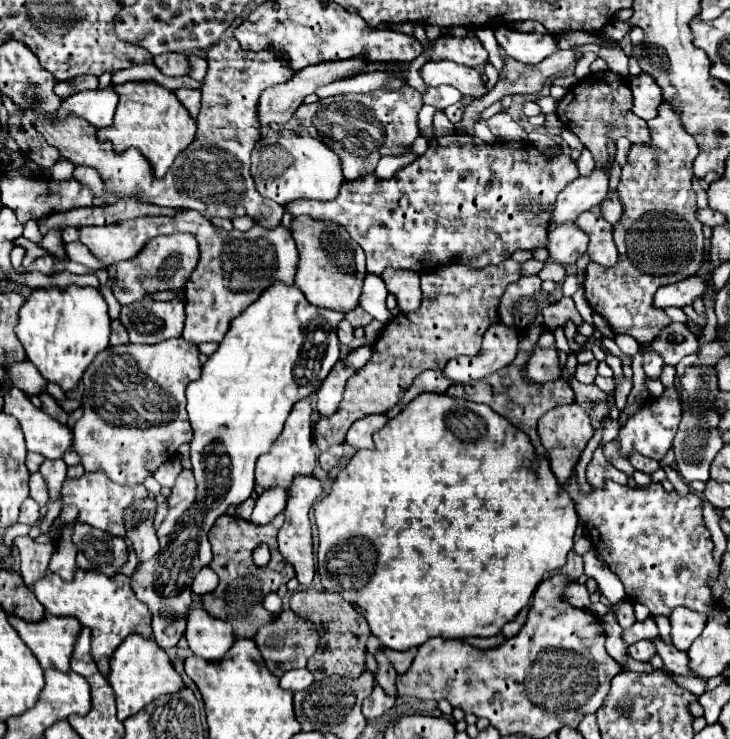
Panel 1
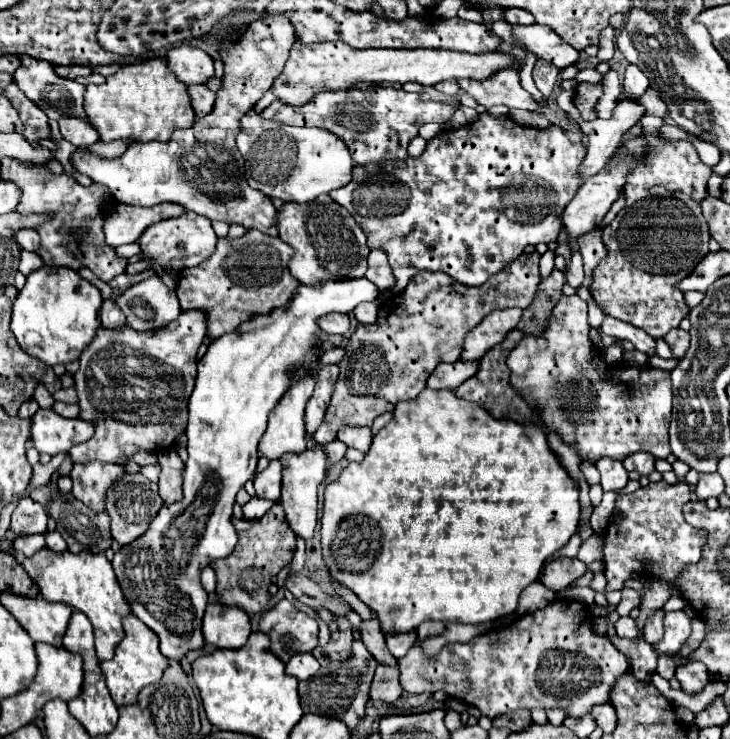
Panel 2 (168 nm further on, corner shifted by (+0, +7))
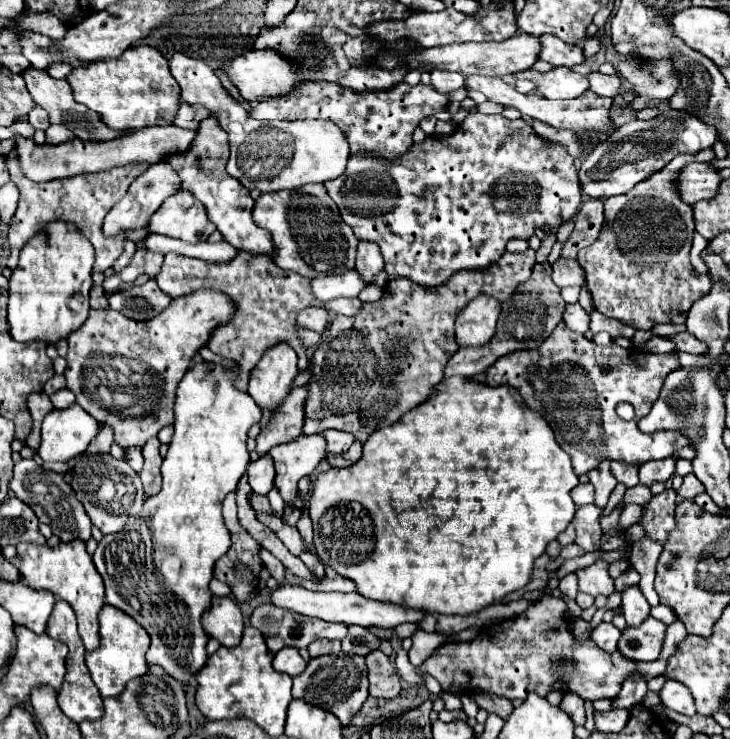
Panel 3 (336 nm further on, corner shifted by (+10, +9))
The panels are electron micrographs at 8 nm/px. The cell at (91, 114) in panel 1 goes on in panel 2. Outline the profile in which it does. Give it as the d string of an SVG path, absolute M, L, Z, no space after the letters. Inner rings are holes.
M68 117L68 119L60 119L60 133L66 141L70 141L74 147L90 147L98 141L98 133L94 131L94 127L90 127L90 123L82 121L80 117Z

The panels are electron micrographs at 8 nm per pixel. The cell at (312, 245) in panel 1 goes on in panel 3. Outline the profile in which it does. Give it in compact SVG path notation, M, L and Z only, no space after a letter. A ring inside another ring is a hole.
M318 185L302 187L298 191L284 189L276 193L262 193L254 203L252 219L258 227L264 227L272 235L276 245L274 261L282 269L290 269L306 277L326 277L354 267L358 239L354 237L352 227L342 221L324 185L322 193Z

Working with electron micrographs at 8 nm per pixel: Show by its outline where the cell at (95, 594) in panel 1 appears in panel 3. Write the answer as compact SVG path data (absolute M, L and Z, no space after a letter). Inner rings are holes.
M68 541L56 547L36 545L36 543L20 543L16 545L16 557L12 557L12 565L26 579L32 589L46 589L66 603L70 603L78 617L78 633L84 641L86 649L96 649L100 643L98 637L98 609L106 605L104 601L104 583L100 581L100 573L92 565L92 557L86 551L84 541Z

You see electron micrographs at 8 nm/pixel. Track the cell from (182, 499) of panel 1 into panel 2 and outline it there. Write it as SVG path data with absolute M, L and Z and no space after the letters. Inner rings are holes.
M170 447L170 451L158 453L158 463L162 467L160 481L158 481L158 493L162 495L166 505L180 501L182 499L182 473L184 473L182 459Z

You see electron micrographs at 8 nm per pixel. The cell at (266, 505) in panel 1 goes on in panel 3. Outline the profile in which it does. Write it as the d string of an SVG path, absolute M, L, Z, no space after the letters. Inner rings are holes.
M264 455L248 465L248 479L252 491L258 495L268 495L274 487L274 461L270 455Z

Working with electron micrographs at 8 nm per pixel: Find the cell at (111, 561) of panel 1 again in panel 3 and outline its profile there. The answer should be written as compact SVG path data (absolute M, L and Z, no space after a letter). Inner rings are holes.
M22 459L20 463L14 465L14 477L8 483L8 487L14 493L14 497L28 503L36 511L40 523L46 523L52 529L52 533L60 537L60 541L68 543L72 539L82 539L82 541L90 539L92 523L90 523L84 507L76 499L74 491L66 483L64 475L58 475L50 469L40 467L34 459Z

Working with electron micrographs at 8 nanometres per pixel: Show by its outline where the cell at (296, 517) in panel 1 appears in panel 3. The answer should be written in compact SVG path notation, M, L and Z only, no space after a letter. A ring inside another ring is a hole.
M298 435L294 441L276 445L270 451L276 467L276 487L290 507L294 507L298 481L312 475L324 459L324 445L324 435Z

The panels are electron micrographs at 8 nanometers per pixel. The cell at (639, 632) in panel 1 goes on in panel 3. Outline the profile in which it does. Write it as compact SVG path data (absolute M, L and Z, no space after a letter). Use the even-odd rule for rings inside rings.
M600 623L592 633L590 639L602 647L606 653L614 653L616 651L616 641L620 639L620 631L612 625L612 623Z

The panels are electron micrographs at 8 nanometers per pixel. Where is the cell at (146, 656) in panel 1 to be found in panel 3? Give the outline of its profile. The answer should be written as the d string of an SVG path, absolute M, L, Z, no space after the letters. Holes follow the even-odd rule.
M108 603L100 609L98 621L100 621L100 647L94 651L86 651L86 665L100 695L118 697L130 679L142 677L146 673L148 663L144 657L150 647L150 635L140 623L132 621L132 617L128 617L124 611L112 609L112 605Z

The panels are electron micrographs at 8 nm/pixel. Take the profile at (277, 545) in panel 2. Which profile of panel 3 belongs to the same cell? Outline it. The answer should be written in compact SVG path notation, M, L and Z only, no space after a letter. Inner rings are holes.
M234 491L226 495L222 507L224 507L226 527L228 527L228 531L230 531L230 535L232 535L232 547L230 547L230 551L216 563L214 577L230 585L234 599L246 601L246 599L254 593L254 589L256 589L256 585L258 585L258 573L260 573L260 569L262 569L262 561L260 561L260 557L258 557L260 545L258 545L258 543L248 535L248 531L238 523L238 517L236 517L236 493L234 493Z

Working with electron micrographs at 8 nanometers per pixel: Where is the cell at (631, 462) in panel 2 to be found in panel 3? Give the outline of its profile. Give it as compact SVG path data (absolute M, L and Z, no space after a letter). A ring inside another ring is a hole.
M612 461L610 467L612 467L612 475L616 477L616 481L626 485L626 489L638 485L638 469L636 469L636 465L620 465L620 461Z

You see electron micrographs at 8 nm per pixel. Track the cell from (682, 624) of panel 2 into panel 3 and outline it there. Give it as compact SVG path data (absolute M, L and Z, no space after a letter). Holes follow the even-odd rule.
M652 617L644 619L638 627L626 627L618 641L618 651L632 661L654 661L660 655L664 641L666 625L660 621L652 621Z

